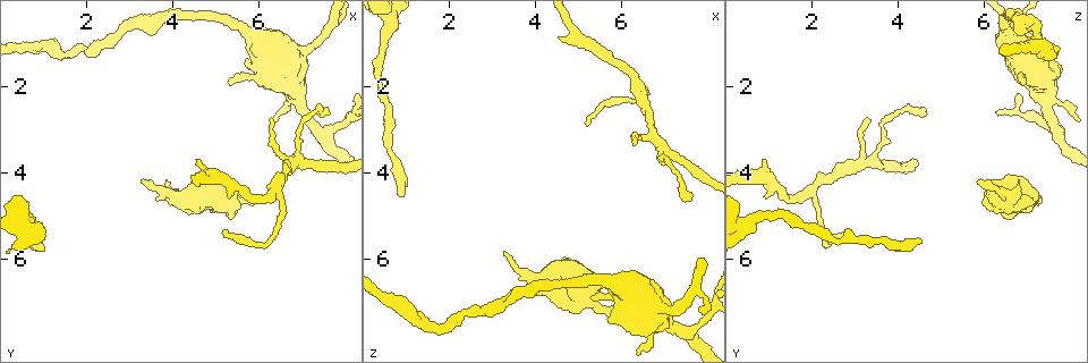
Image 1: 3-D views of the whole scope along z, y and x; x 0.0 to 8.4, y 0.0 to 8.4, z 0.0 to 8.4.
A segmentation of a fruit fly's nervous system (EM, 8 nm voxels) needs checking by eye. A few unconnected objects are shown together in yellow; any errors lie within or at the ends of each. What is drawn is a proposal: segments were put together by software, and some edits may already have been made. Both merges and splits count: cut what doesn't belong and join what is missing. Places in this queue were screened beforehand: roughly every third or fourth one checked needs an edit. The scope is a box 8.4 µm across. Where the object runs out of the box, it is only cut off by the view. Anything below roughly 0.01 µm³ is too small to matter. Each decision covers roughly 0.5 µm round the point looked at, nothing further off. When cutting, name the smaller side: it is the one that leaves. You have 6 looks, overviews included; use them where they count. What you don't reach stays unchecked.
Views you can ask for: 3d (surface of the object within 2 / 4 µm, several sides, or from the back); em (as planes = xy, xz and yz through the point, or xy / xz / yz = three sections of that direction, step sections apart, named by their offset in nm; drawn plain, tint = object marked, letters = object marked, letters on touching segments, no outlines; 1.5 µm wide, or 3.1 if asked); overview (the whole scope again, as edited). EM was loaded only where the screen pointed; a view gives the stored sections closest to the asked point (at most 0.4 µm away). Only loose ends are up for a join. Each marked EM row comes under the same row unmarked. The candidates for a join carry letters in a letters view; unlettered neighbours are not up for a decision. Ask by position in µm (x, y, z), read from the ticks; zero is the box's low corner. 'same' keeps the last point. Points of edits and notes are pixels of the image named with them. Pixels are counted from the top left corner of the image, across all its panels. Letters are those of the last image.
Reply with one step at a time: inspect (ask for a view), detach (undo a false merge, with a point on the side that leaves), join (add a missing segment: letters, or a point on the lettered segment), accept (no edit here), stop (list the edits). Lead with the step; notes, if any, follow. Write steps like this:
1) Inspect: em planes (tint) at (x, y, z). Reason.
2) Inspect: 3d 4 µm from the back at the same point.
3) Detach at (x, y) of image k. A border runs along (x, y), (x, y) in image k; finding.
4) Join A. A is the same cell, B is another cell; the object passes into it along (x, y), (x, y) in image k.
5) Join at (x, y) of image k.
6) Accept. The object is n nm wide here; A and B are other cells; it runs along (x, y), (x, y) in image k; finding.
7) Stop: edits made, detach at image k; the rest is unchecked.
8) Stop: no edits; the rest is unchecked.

Inspect: em planes (letters) at (6.30, 2.80, 3.40). Branch stops here.

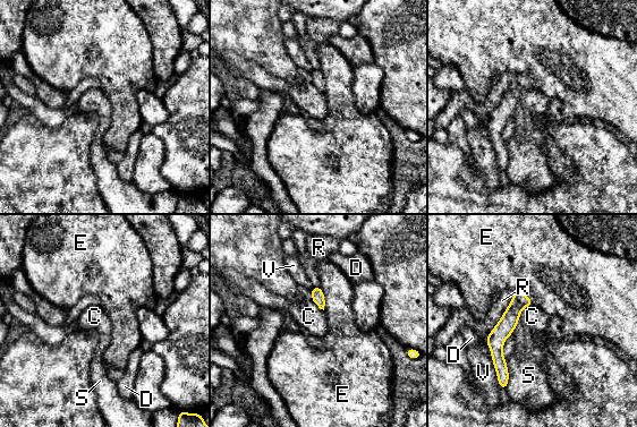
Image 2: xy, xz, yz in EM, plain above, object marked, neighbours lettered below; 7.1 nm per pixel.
Accept. C, D, E, R, S and V are other cells; it runs along (519, 293), (498, 335), (501, 360) in image 2; none of them fits.

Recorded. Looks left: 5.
Inspect: 3d 2 µm at (6.20, 5.70, 2.40). Sharp bend.

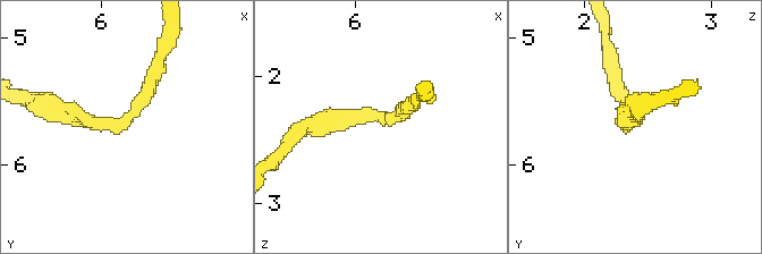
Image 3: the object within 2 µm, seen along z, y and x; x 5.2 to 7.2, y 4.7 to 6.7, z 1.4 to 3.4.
Inspect: em xz step 8 (tint) at (6.16, 5.68, 2.32).

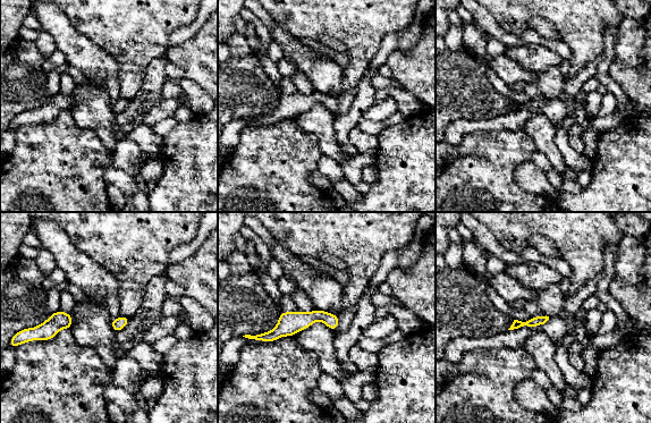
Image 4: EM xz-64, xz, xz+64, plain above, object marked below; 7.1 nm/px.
Inspect: em planes (letters) at the same point. Another direction.

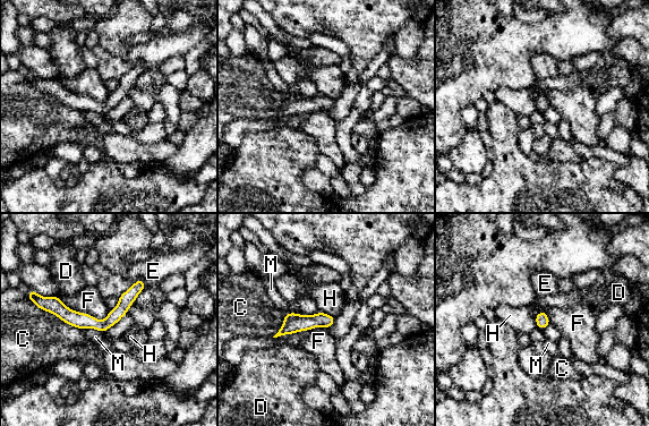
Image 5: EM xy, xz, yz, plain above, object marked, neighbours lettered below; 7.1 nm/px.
Accept. C, D, E, F, H and M are other cells; one neuron here.

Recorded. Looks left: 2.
Inspect: 3d 4 µm from the back at (4.55, 3.70, 0.85). Tapers out.

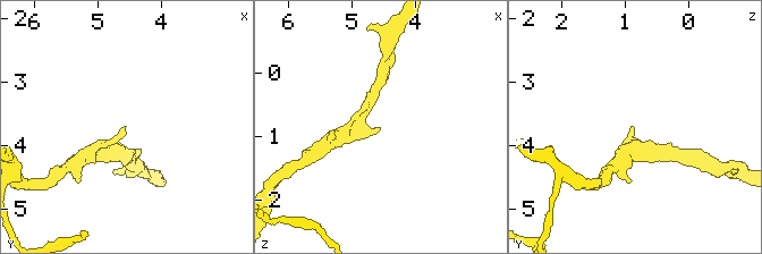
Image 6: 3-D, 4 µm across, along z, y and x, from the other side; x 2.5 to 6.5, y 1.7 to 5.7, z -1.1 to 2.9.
Inspect: em planes (letters) at (4.55, 3.70, 0.90). Shape alone is not enough.

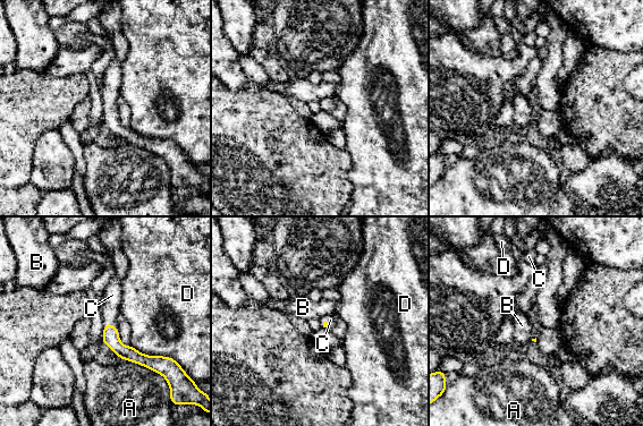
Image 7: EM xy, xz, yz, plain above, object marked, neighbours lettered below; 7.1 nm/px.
Join C. C is the same cell, A, B and D are other cells; the object passes into it along (110, 338), (109, 323), (112, 295) in image 7; it goes on there.

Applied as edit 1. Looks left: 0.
Stop: edits made, join at image 7; the rest is unchecked.

